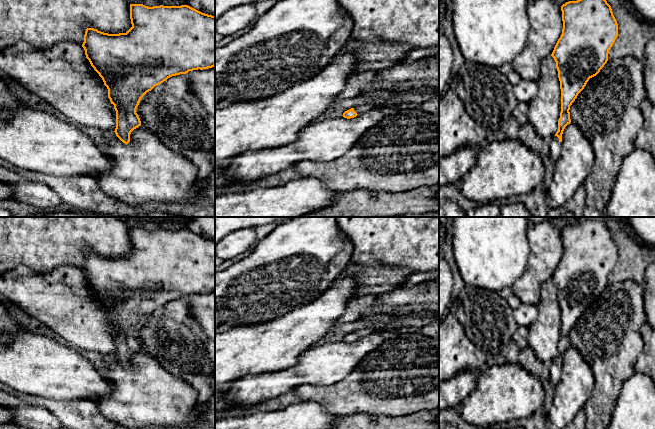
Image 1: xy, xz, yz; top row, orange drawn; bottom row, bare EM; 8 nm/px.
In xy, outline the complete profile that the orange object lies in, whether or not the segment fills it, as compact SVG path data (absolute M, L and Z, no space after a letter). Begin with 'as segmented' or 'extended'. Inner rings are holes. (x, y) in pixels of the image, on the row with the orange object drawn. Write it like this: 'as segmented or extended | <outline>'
as segmented | M130 4L132 27L126 33L108 34L87 28L82 47L91 66L102 78L108 89L108 98L116 111L116 136L125 144L130 142L131 132L141 126L136 113L141 98L168 78L215 66L215 16L202 13L188 5L153 6Z

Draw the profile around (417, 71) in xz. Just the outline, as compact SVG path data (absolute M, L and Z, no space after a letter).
M439 55L422 58L410 64L396 64L376 73L377 81L373 87L367 87L361 94L366 101L374 101L376 105L407 104L415 94L402 93L382 88L380 84L396 84L422 80L439 80Z

